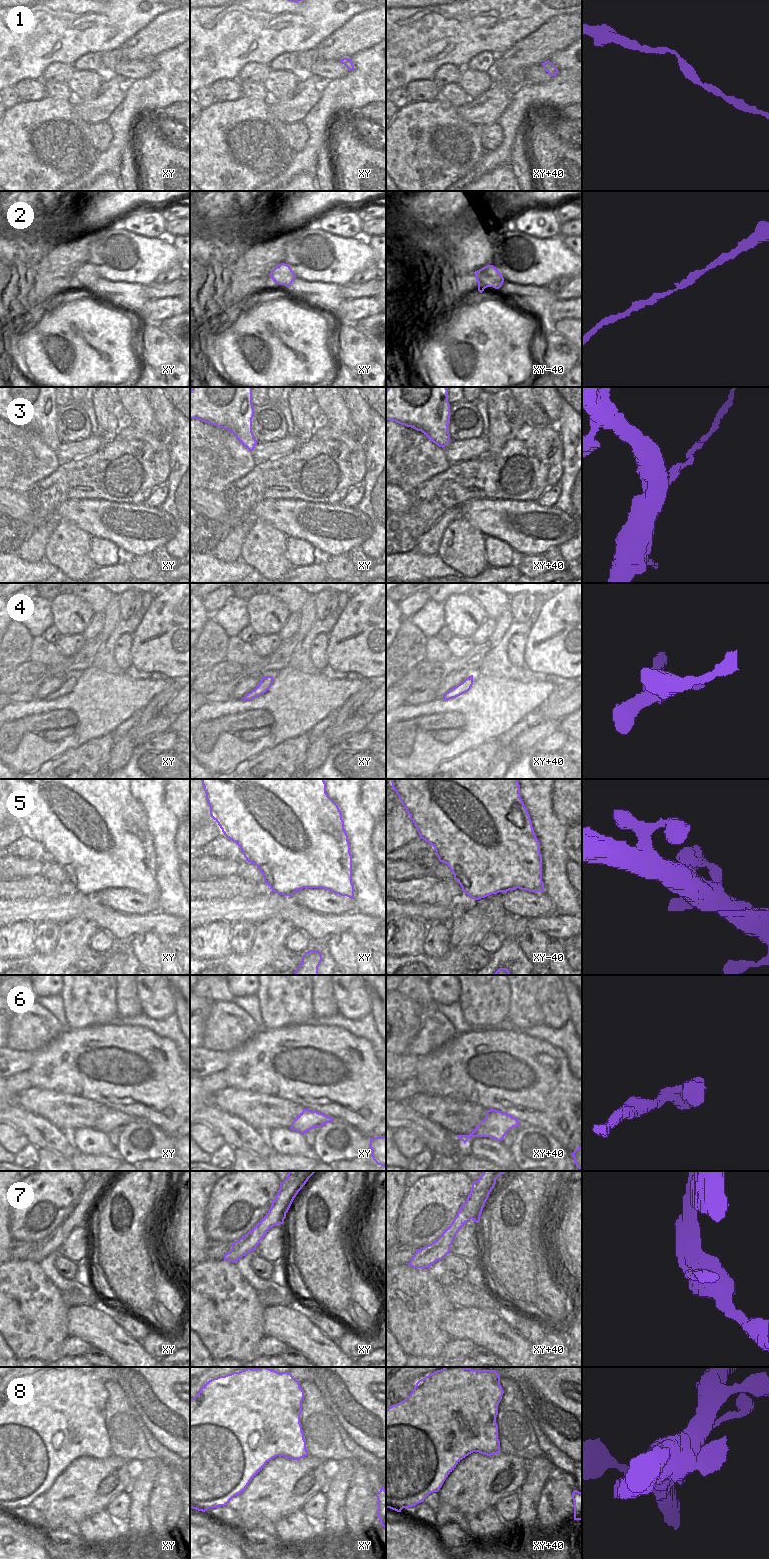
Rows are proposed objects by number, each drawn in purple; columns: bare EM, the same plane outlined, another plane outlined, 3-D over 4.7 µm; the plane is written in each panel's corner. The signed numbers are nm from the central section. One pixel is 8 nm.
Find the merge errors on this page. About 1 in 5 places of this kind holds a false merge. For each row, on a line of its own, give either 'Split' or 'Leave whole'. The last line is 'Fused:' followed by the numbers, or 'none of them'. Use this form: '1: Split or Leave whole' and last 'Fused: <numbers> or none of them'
1: Leave whole
2: Leave whole
3: Leave whole
4: Leave whole
5: Leave whole
6: Leave whole
7: Split
8: Leave whole
Fused: 7.

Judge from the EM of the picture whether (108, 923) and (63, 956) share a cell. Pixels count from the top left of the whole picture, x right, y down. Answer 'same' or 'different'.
different

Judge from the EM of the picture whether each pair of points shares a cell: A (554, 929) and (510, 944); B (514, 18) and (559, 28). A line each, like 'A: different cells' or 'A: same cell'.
A: different cells
B: different cells

